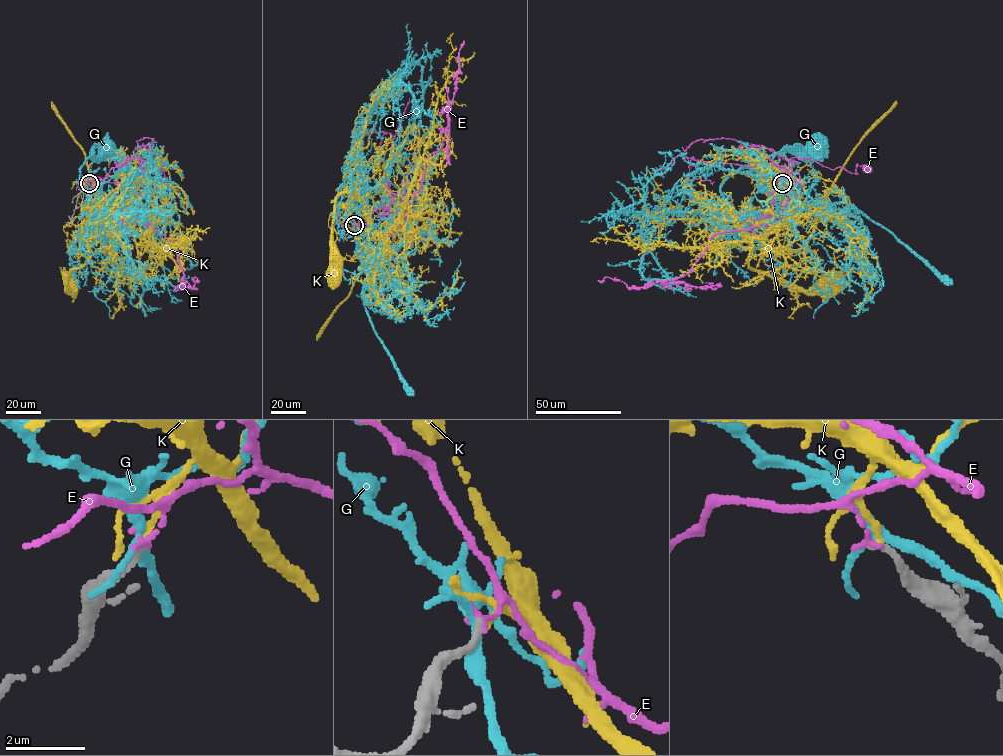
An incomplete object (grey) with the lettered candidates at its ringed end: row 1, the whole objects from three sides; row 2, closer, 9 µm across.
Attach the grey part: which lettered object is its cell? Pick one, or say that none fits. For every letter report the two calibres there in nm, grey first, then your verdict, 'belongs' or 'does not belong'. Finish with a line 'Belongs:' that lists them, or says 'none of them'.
E: 170 nm thick on the grey side, 150 nm on the other; does not belong
G: 220 nm thick on the grey side, 240 nm on the other; does not belong
K: 180 nm thick on the grey side, 130 nm on the other; does not belong
Belongs: none of them

